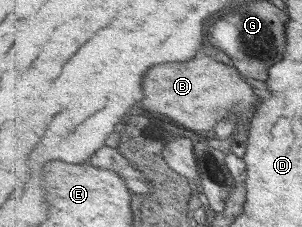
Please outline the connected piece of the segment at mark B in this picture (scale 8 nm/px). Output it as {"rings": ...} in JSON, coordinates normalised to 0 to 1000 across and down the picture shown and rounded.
{"rings":[[[659,242],[646,269],[540,278],[513,286],[474,357],[487,427],[467,445],[480,480],[533,498],[619,568],[659,568],[702,586],[712,542],[738,515],[831,489],[844,445],[838,383],[791,339],[778,295],[752,295],[692,242]]]}

